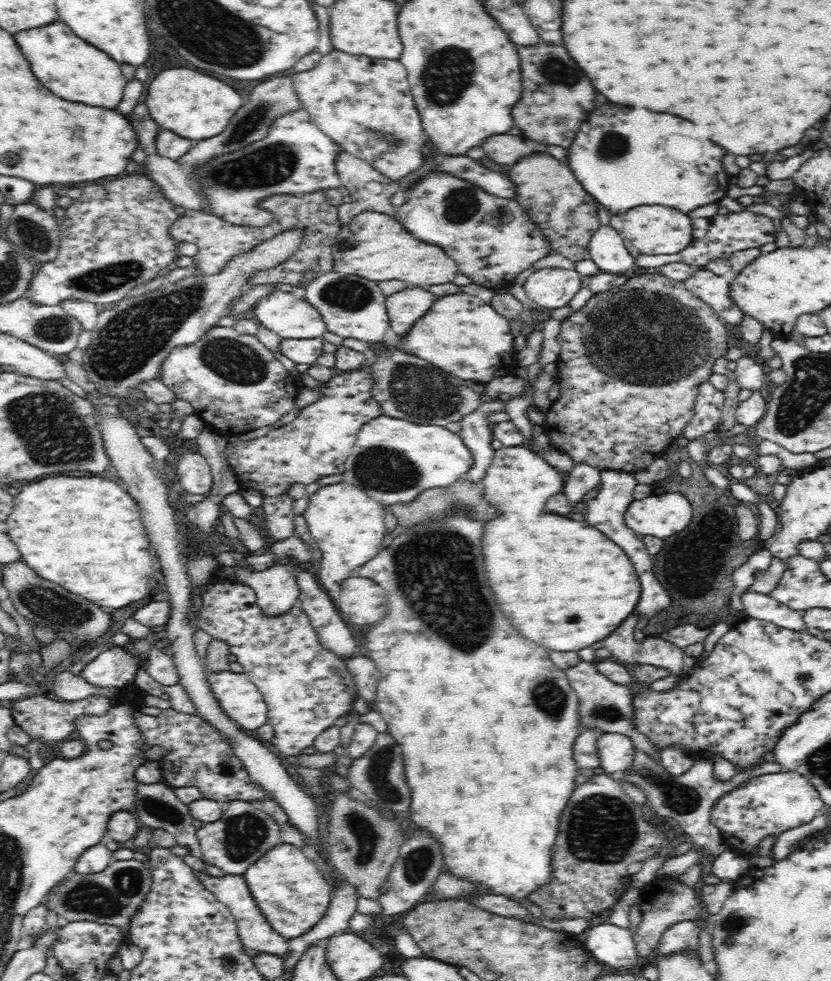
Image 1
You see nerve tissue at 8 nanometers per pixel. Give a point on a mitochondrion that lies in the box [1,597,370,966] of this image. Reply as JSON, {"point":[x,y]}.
{"point":[106,900]}

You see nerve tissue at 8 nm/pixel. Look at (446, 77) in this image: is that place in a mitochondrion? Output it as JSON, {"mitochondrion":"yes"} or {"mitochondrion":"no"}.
{"mitochondrion":"yes"}

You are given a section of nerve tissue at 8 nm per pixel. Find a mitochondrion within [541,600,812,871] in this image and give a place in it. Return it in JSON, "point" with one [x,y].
{"point":[591,836]}

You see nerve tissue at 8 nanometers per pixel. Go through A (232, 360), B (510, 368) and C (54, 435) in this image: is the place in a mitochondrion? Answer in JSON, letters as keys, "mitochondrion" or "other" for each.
{"A":"mitochondrion","B":"other","C":"mitochondrion"}

